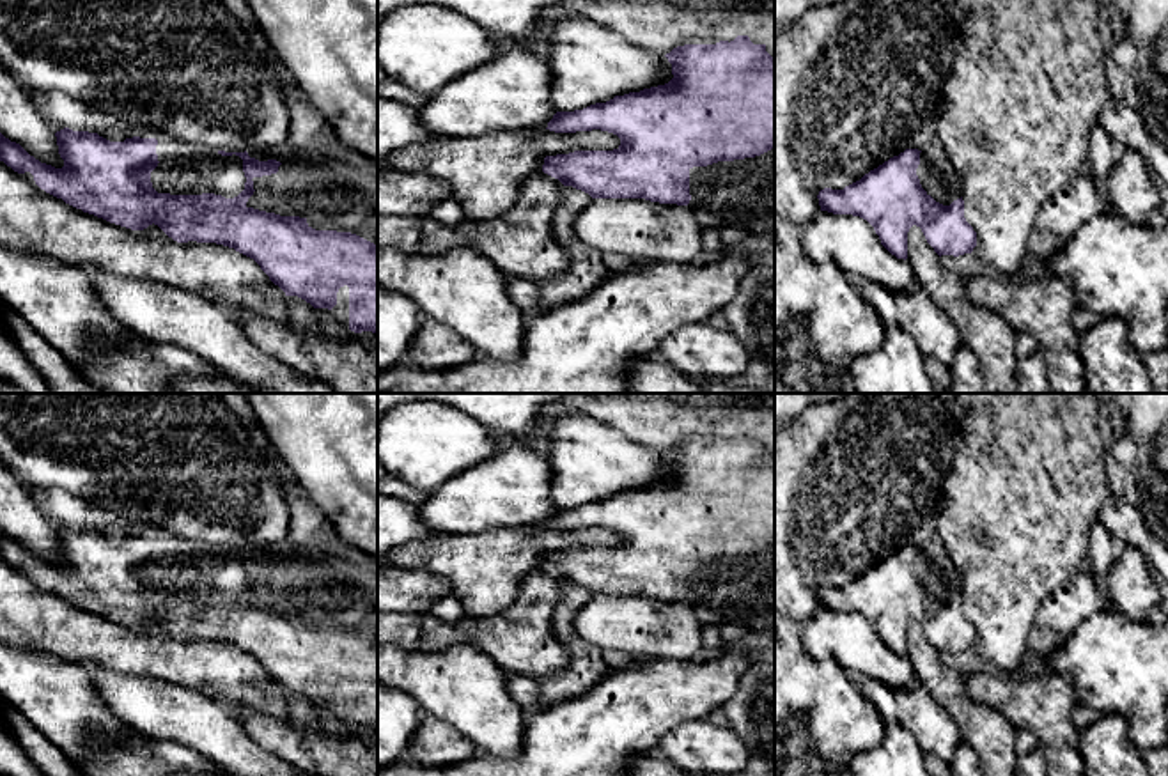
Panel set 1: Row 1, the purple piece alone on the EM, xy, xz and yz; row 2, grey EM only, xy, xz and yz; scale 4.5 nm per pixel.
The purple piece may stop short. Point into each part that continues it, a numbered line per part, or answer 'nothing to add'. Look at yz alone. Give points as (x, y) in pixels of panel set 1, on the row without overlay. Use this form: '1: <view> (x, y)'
1: yz (936, 571)

